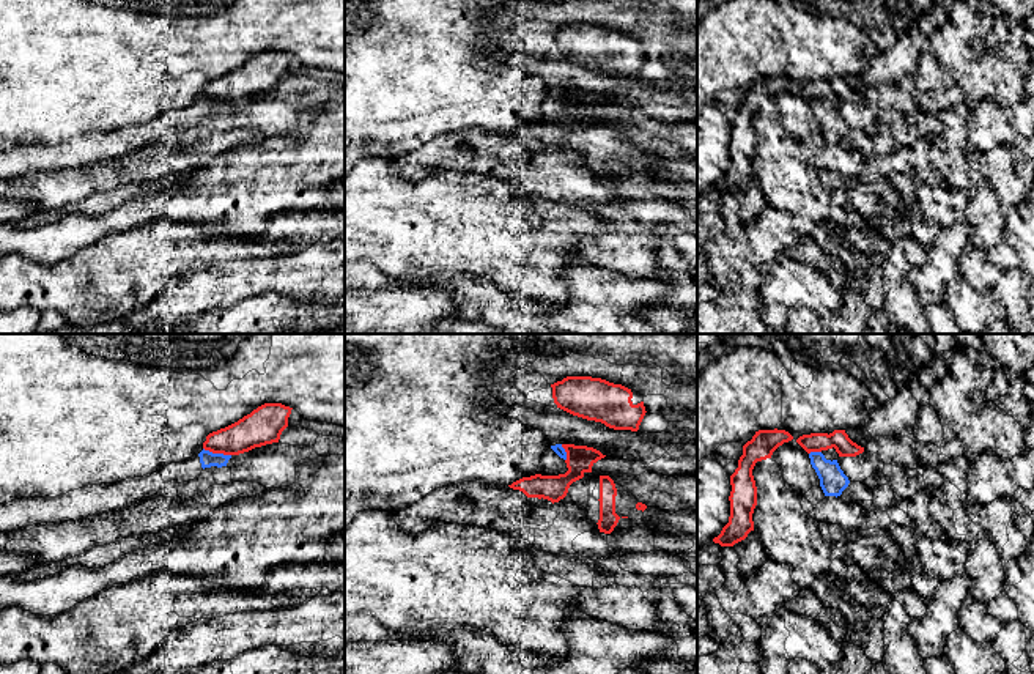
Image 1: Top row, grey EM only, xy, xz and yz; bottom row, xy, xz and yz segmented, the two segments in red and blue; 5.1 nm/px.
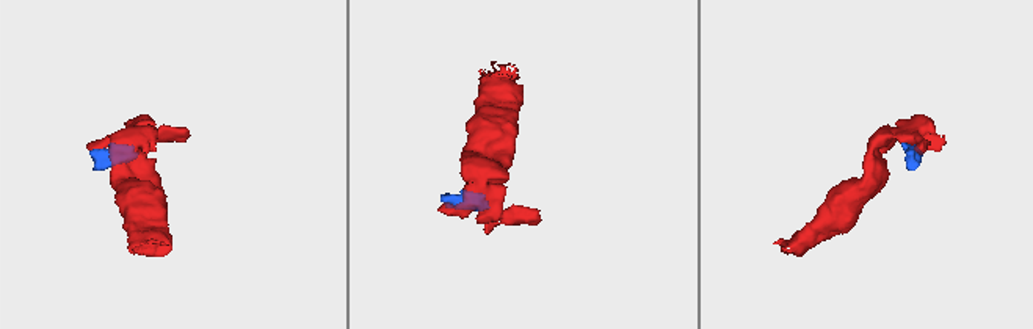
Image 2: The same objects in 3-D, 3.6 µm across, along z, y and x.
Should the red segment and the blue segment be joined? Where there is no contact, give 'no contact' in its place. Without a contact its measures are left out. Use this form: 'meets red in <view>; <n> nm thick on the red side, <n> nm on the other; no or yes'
meets red in xy; 180 nm thick on the red side, 80 nm on the other; no

